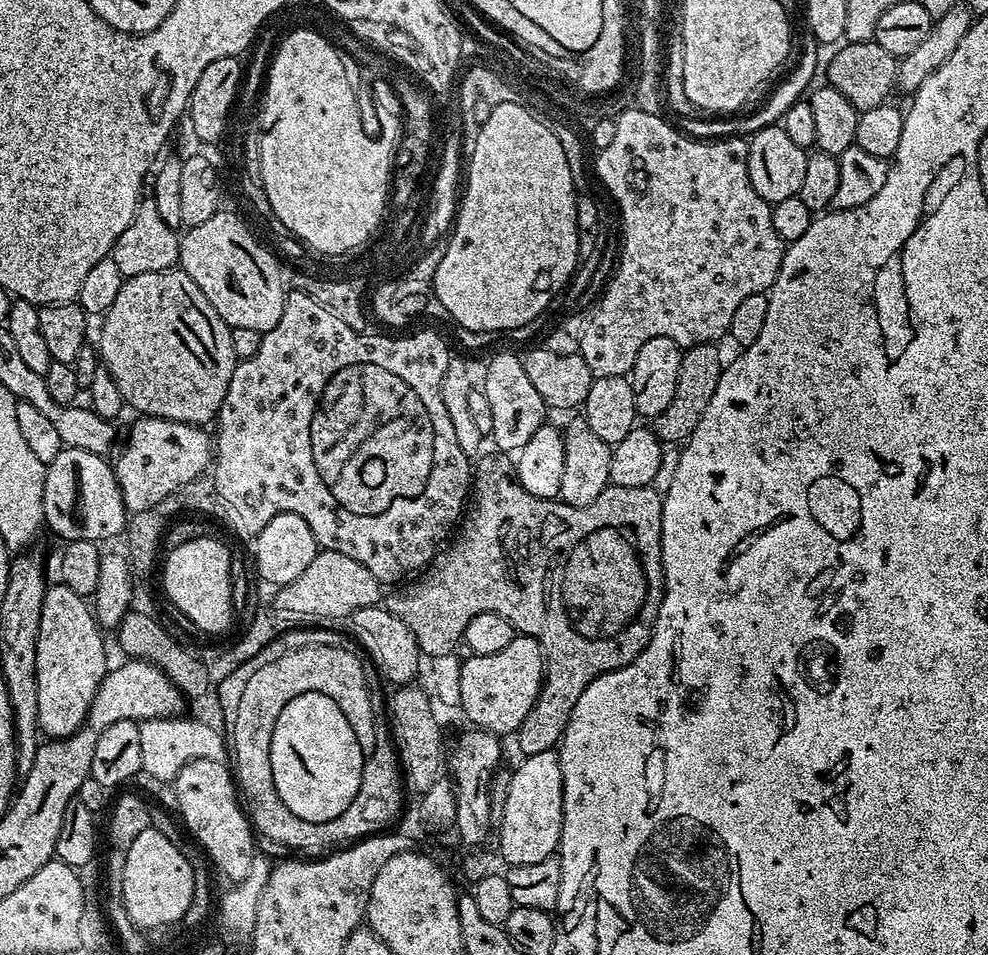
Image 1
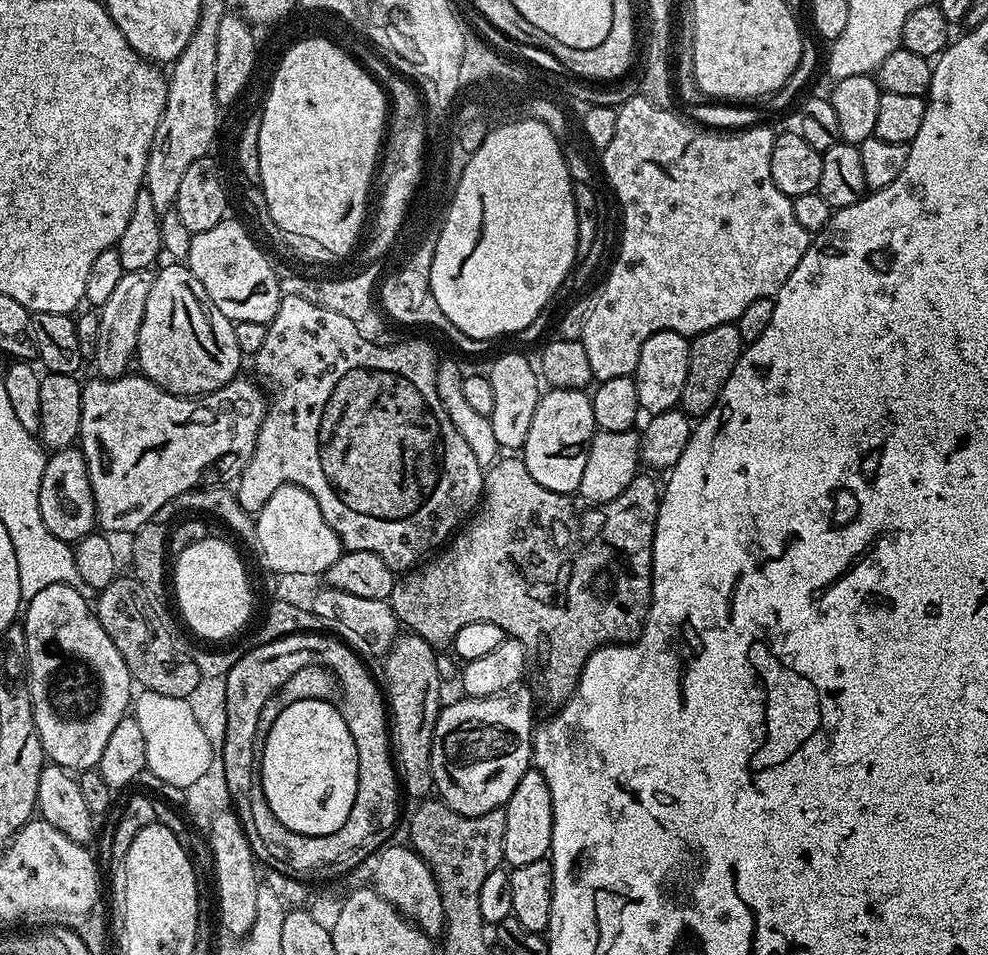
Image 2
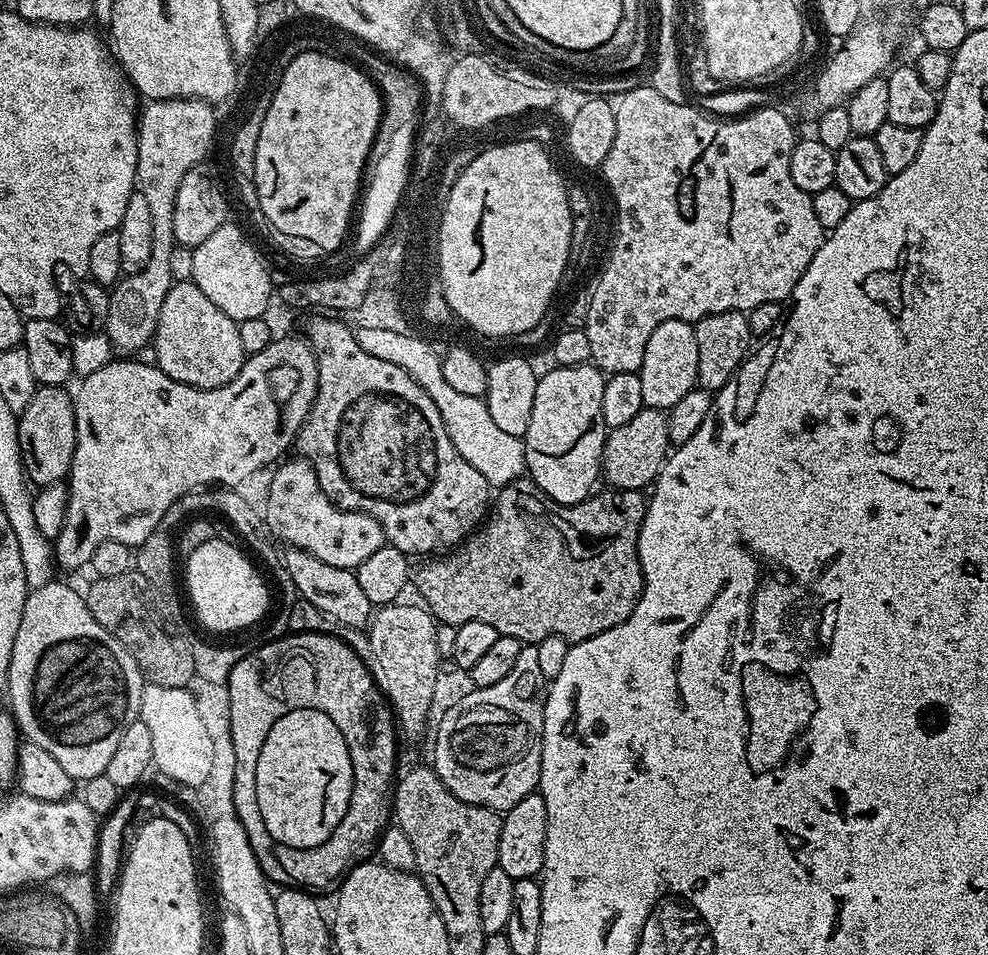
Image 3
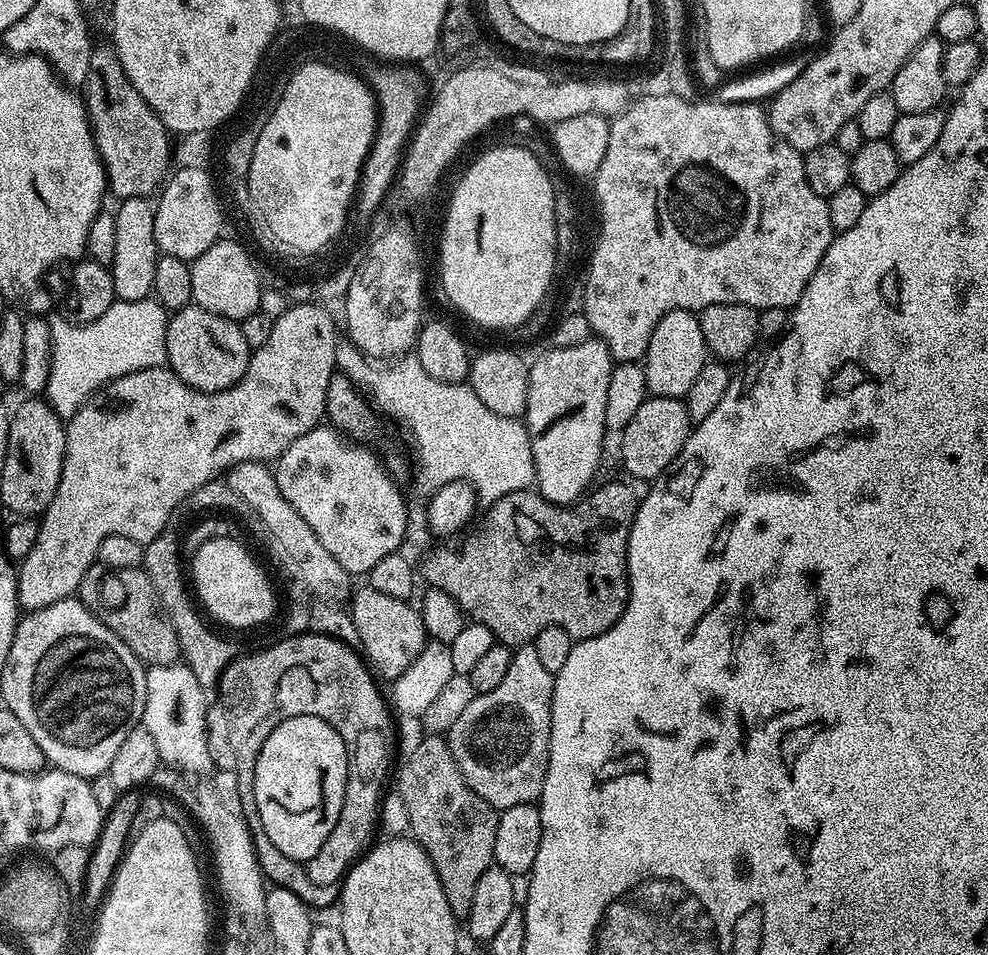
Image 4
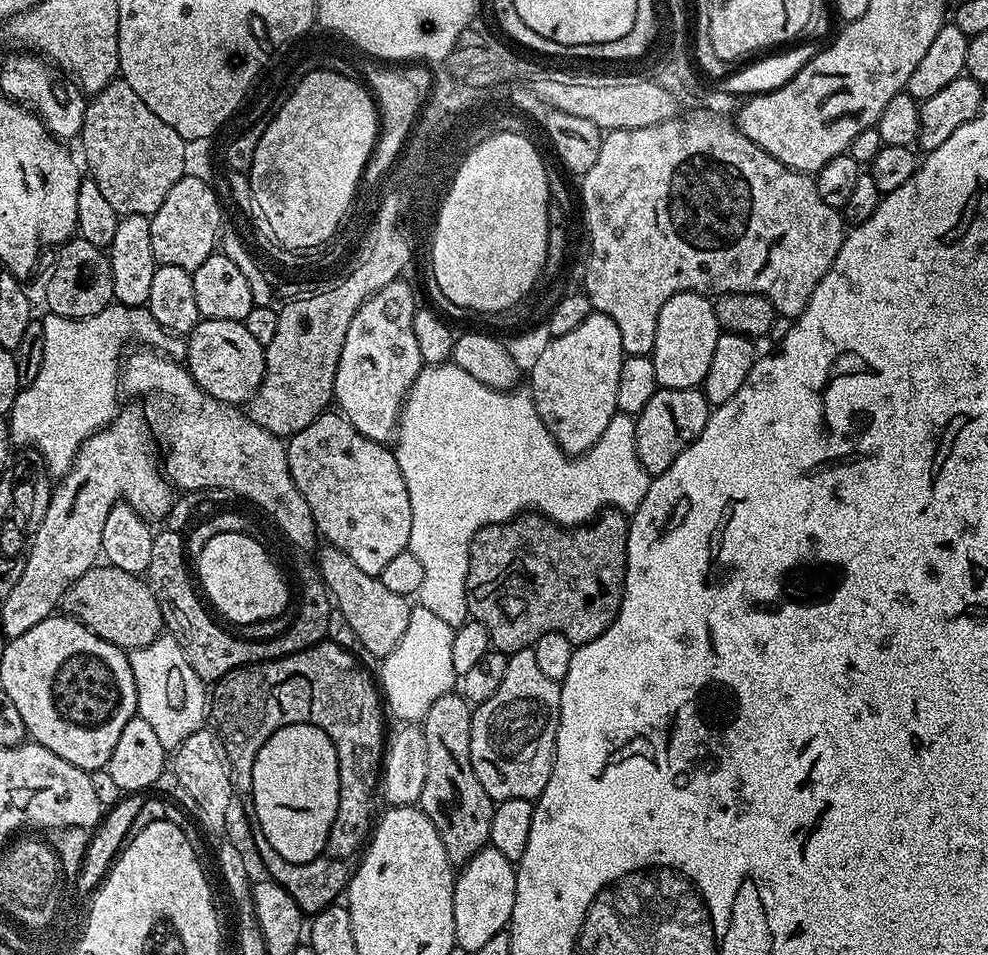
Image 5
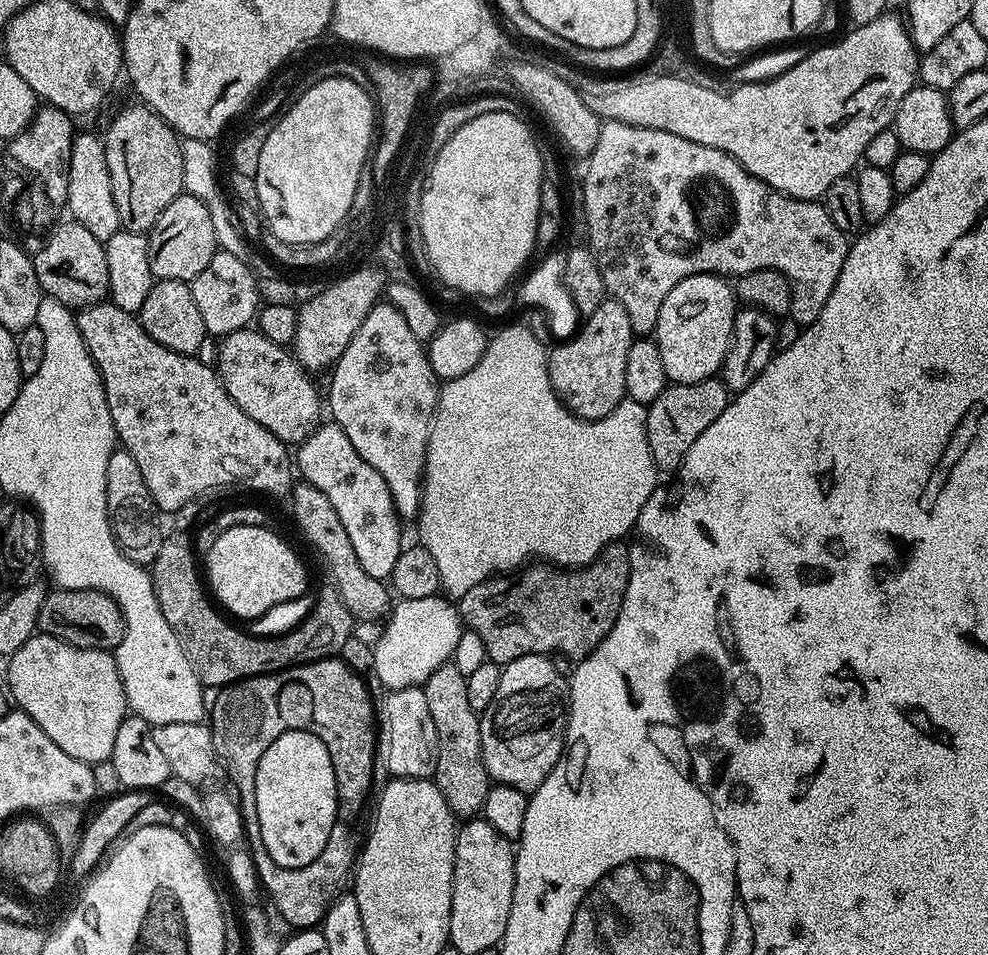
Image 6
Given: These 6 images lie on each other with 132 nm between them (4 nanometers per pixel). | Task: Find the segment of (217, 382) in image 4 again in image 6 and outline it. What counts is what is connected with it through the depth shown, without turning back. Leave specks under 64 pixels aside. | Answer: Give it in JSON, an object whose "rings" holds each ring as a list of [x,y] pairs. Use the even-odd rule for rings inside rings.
{"rings":[[[249,326],[232,332],[223,337],[219,344],[220,353],[217,354],[216,360],[214,359],[214,364],[226,394],[230,394],[242,414],[250,414],[250,418],[254,418],[258,426],[266,426],[266,430],[283,440],[285,445],[299,446],[322,420],[322,392],[316,389],[316,384],[312,381],[315,379],[299,364],[295,355],[285,345],[270,342],[270,338],[266,338],[255,327]]]}

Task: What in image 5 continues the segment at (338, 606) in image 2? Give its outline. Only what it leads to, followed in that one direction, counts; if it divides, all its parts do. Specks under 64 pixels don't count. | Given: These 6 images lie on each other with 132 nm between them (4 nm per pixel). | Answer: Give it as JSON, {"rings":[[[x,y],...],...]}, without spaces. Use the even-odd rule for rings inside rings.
{"rings":[[[140,346],[135,350],[137,352],[129,351],[123,357],[120,383],[125,393],[128,391],[130,395],[141,396],[144,399],[142,401],[144,415],[148,419],[148,427],[152,431],[155,443],[162,453],[162,471],[165,477],[177,489],[184,492],[202,492],[213,489],[237,492],[238,495],[245,496],[250,503],[257,504],[280,527],[281,534],[294,547],[314,547],[315,549],[318,533],[314,514],[310,514],[310,506],[306,506],[306,498],[302,498],[290,474],[285,441],[275,436],[270,430],[255,424],[252,417],[241,411],[239,407],[224,404],[203,392],[181,361],[171,360],[163,352],[157,352],[154,348]]]}

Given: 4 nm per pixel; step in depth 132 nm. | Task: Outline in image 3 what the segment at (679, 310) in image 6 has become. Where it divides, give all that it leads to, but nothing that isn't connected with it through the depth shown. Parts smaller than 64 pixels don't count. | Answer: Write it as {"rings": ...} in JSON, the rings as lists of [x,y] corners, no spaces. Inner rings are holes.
{"rings":[[[687,320],[662,322],[662,326],[650,334],[650,342],[646,342],[646,354],[642,354],[639,373],[644,406],[661,410],[672,408],[682,394],[697,387],[698,338],[695,327]]]}

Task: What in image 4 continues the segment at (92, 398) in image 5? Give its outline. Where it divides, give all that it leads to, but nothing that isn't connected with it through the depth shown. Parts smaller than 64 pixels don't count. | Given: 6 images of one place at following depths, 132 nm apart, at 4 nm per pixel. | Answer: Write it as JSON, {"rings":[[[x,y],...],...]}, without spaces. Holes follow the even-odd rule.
{"rings":[[[115,300],[98,318],[89,324],[73,324],[71,319],[49,315],[47,317],[52,335],[52,361],[50,362],[50,382],[46,389],[46,399],[53,410],[62,418],[71,418],[89,396],[99,392],[105,384],[122,378],[131,372],[147,368],[163,368],[168,362],[166,350],[166,330],[170,312],[159,300]]]}

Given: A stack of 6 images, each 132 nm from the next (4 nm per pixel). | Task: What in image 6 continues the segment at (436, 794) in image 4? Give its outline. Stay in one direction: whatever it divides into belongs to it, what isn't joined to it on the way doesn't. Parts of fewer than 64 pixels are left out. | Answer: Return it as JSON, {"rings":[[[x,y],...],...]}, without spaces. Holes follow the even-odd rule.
{"rings":[[[449,662],[438,666],[422,687],[430,718],[434,718],[434,730],[438,730],[438,762],[434,782],[442,790],[453,814],[460,818],[475,817],[486,802],[490,777],[480,749],[480,716],[470,706],[470,697],[466,695],[466,676],[456,664]]]}

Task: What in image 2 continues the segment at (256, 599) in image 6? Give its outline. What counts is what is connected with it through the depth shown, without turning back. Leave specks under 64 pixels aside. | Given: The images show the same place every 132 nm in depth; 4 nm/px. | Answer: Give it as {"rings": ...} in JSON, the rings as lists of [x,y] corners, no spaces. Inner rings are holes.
{"rings":[[[209,534],[204,540],[187,546],[174,556],[176,569],[171,569],[170,584],[176,587],[176,604],[188,623],[188,628],[196,636],[204,640],[224,640],[232,636],[252,616],[252,584],[248,581],[248,572],[244,569],[244,560],[237,545],[231,539],[219,540],[215,534]]]}

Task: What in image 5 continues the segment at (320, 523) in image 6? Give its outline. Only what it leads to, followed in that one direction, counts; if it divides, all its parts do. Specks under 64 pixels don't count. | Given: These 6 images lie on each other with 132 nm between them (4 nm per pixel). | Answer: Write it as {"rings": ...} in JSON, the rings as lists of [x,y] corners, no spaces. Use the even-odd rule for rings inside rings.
{"rings":[[[331,546],[321,547],[318,567],[328,595],[332,597],[335,607],[357,634],[367,655],[386,657],[397,646],[406,626],[410,623],[413,605],[409,597],[402,594],[393,594],[387,586],[382,586],[379,576],[366,574],[342,550]]]}

